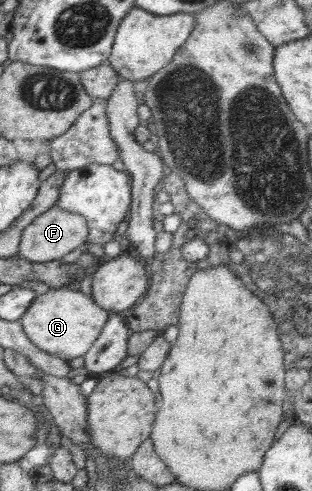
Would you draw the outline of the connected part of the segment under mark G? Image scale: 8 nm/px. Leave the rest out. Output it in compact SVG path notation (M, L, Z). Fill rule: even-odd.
M60 287L35 296L20 318L28 339L43 352L65 361L82 357L97 340L111 313L101 308L91 296L81 291Z

